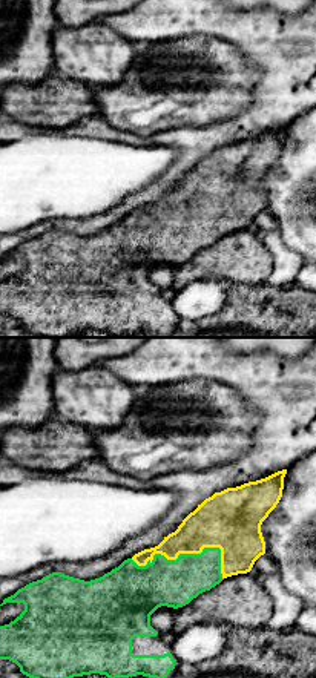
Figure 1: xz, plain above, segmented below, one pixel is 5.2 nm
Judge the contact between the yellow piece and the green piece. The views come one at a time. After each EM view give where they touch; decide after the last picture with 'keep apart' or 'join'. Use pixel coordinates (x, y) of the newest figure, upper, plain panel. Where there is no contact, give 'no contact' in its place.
contact (189, 209)

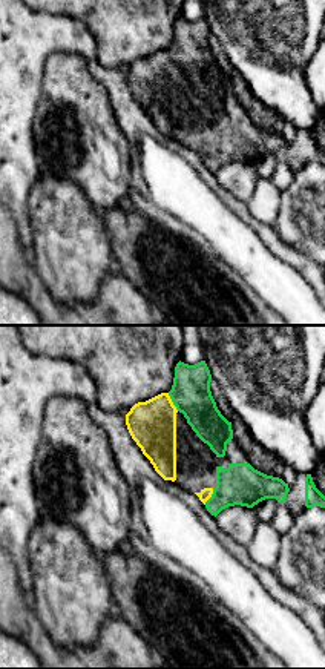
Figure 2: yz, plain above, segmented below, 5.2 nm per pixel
contact (172, 59)

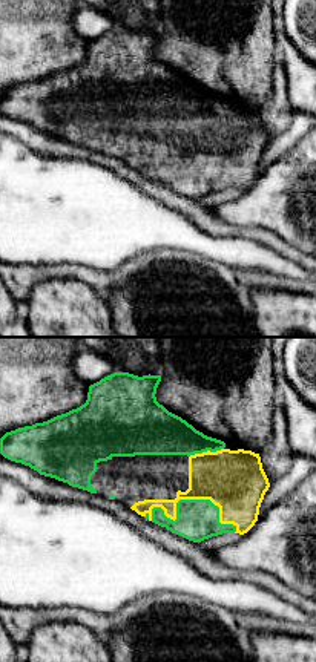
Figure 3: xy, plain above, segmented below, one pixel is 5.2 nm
contact (189, 155)

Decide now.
join

